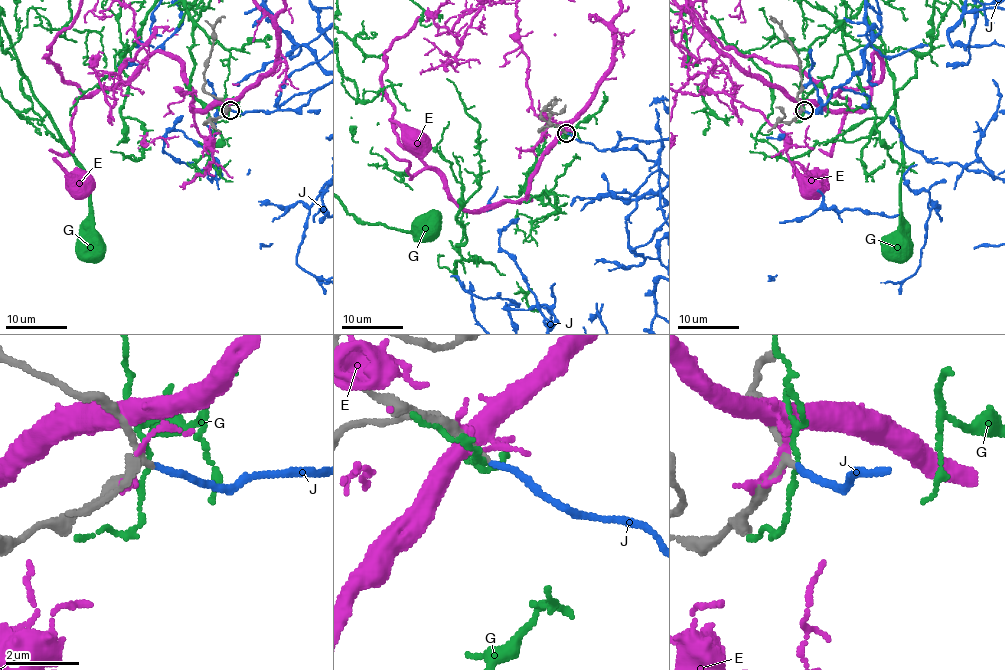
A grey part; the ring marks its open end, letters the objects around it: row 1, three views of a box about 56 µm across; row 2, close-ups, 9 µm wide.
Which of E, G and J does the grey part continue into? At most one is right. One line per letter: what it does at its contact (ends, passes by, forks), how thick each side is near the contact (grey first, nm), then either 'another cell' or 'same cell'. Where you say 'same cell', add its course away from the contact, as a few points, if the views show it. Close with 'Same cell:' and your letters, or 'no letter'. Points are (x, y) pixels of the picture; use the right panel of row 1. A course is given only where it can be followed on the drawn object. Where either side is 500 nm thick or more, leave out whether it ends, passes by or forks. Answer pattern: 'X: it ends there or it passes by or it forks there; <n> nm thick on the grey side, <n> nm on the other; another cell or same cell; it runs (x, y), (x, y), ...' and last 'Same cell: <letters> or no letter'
E: it passes by; 200 nm thick on the grey side, 140 nm on the other; another cell
G: it passes by; 160 nm thick on the grey side, 130 nm on the other; another cell
J: it ends there; 140 nm thick on the grey side, 150 nm on the other; same cell
Same cell: J

